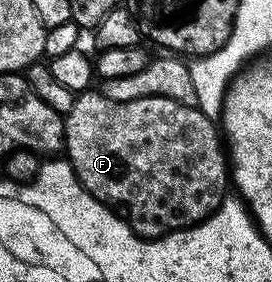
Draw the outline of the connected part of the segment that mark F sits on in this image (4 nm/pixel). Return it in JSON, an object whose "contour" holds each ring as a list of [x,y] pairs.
{"contour":[[[88,89],[80,92],[74,98],[71,109],[63,117],[65,121],[65,146],[63,148],[64,158],[68,159],[76,173],[78,181],[106,207],[117,212],[122,219],[128,223],[129,228],[141,239],[162,239],[164,235],[170,235],[176,231],[182,231],[188,227],[193,227],[200,223],[202,219],[213,215],[217,207],[227,198],[225,186],[228,188],[231,183],[231,167],[227,162],[227,151],[223,146],[223,135],[219,130],[218,124],[212,118],[195,107],[188,107],[171,97],[139,97],[135,101],[111,101],[104,90]]]}

